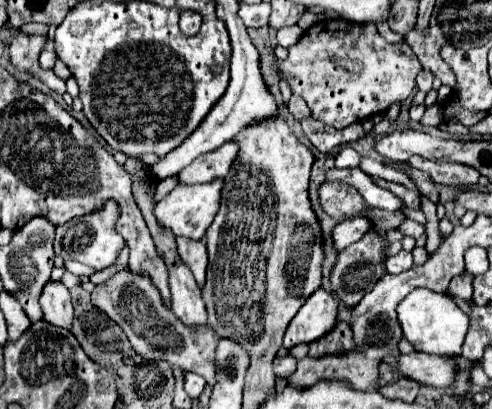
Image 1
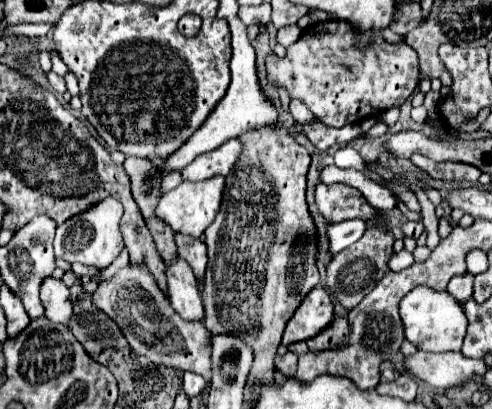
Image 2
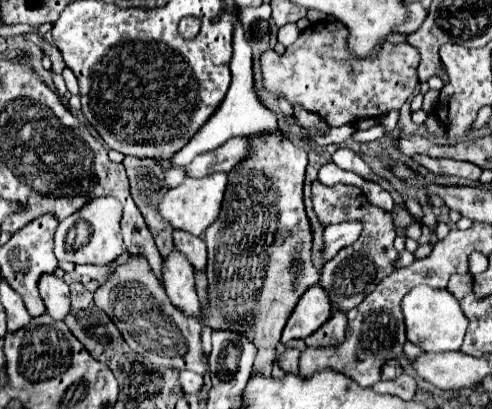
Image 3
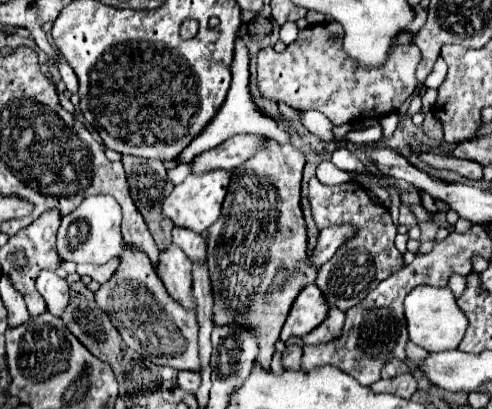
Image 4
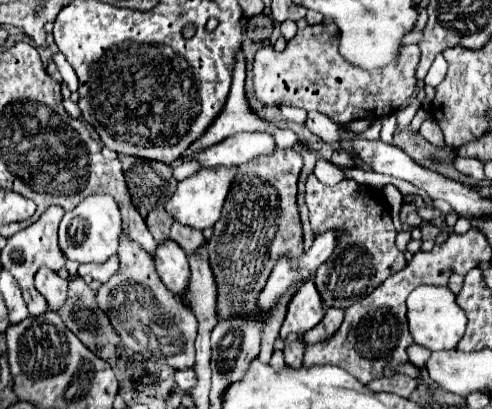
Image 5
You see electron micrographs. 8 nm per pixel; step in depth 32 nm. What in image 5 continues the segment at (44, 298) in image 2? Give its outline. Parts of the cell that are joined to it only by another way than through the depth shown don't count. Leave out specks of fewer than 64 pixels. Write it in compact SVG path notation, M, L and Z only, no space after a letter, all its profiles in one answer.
M40 268L40 272L36 274L34 284L36 284L38 292L46 298L48 308L52 312L58 312L64 306L66 294L68 294L68 282L64 278L60 278L54 270Z

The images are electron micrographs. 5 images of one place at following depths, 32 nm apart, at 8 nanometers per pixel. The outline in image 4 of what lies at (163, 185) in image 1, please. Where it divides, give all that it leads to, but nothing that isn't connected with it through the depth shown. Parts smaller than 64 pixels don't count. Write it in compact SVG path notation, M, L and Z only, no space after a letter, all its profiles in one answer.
M175 161L163 162L165 168L168 170L168 179L178 185L192 173L192 164L176 164Z

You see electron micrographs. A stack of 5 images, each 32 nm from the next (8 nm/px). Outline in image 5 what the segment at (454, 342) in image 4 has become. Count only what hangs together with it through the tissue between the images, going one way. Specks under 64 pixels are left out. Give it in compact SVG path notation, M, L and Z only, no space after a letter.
M418 286L406 298L406 316L408 328L414 344L420 344L428 350L450 350L456 348L466 328L466 314L456 304L456 296L446 286Z

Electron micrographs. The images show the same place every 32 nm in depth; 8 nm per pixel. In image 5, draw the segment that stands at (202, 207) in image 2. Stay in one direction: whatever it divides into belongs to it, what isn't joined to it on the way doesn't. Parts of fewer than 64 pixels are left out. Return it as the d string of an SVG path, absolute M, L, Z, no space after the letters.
M208 168L208 172L196 172L188 176L186 180L178 184L176 192L166 200L166 206L164 206L166 212L184 226L190 226L196 230L210 228L220 218L222 204L224 204L224 198L228 194L234 174L236 174L236 168L214 168L214 170Z

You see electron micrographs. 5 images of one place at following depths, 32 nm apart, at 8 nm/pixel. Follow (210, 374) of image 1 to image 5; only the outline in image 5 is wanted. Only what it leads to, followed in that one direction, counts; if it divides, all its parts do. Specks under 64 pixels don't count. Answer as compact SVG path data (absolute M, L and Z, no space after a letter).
M124 234L120 236L118 258L120 268L106 284L100 286L96 292L96 302L108 314L112 326L122 338L122 344L152 362L160 362L176 370L194 368L194 340L198 330L196 316L188 306L184 308L184 304L180 304L180 300L176 300L168 288L164 288L152 258L138 244L128 244Z

